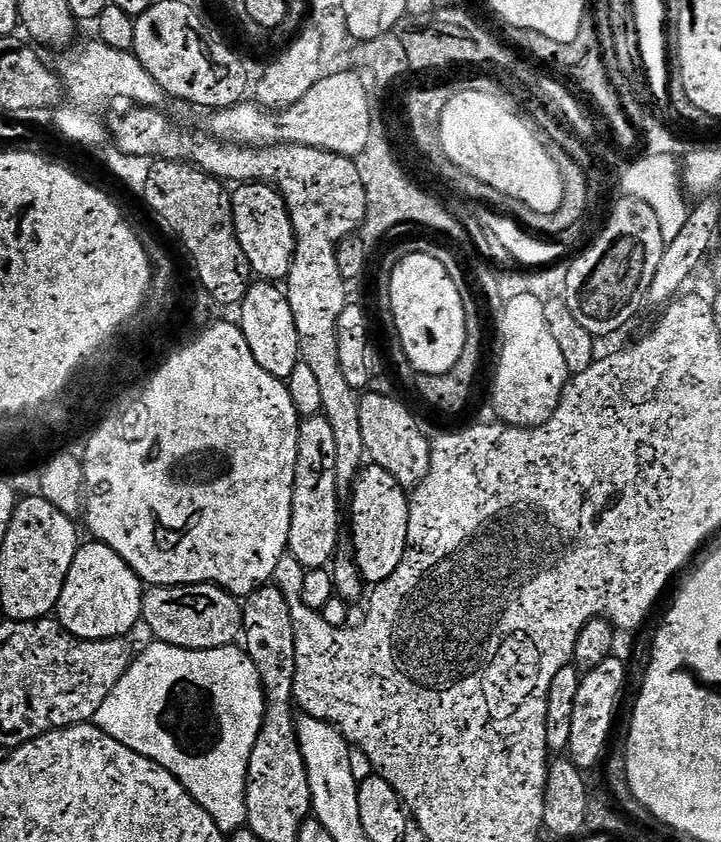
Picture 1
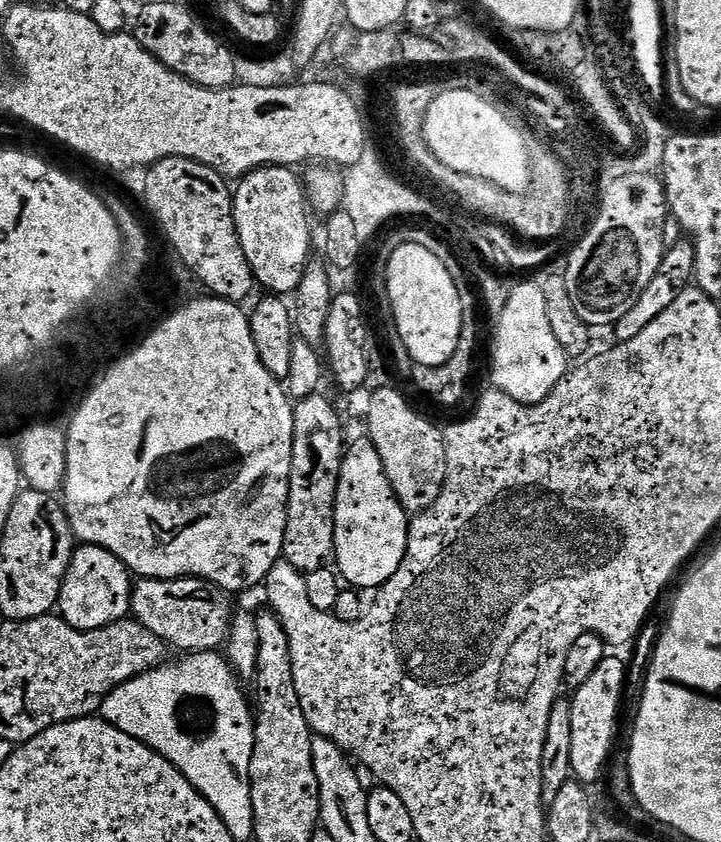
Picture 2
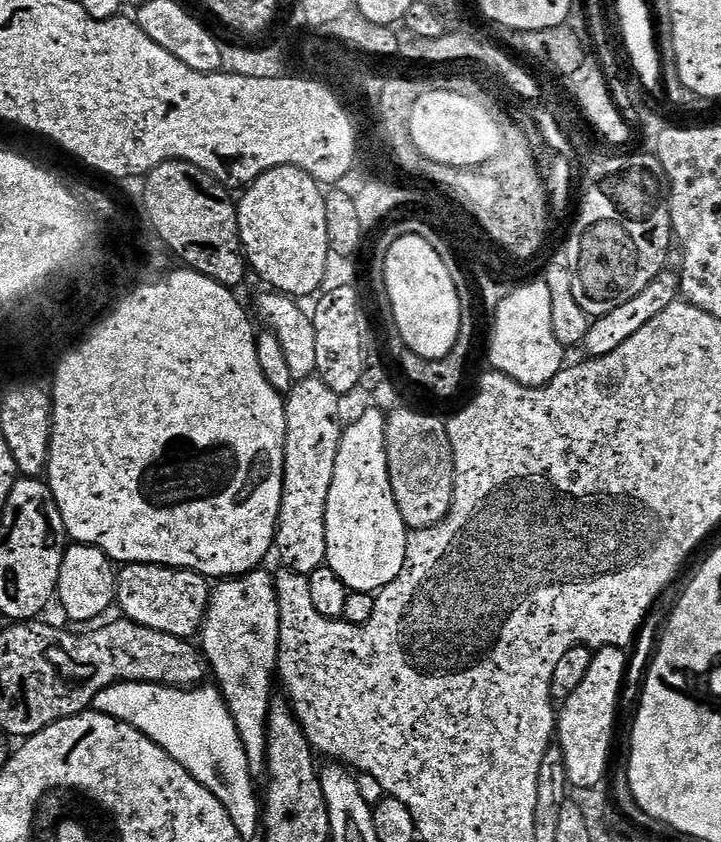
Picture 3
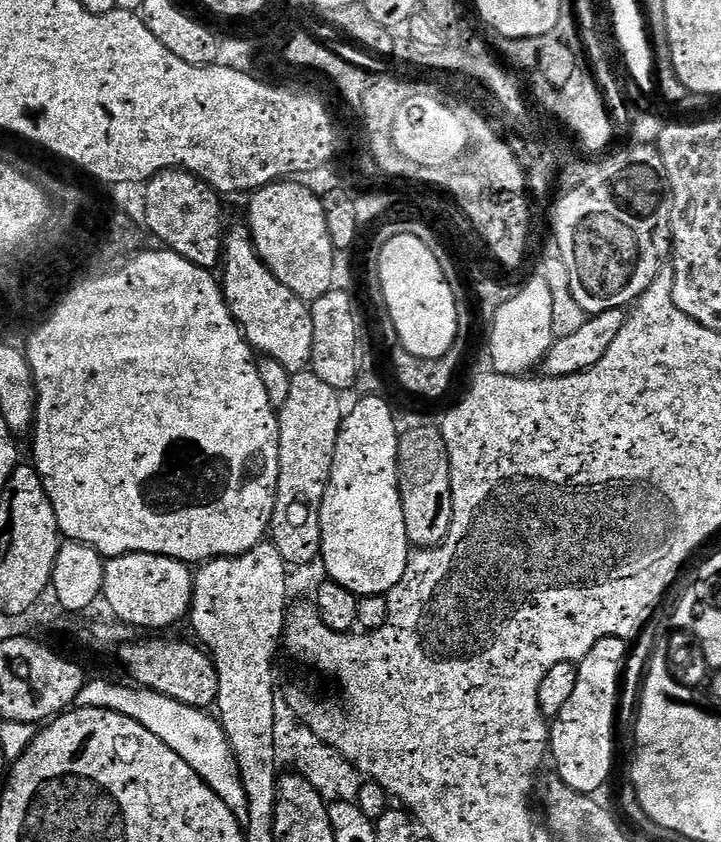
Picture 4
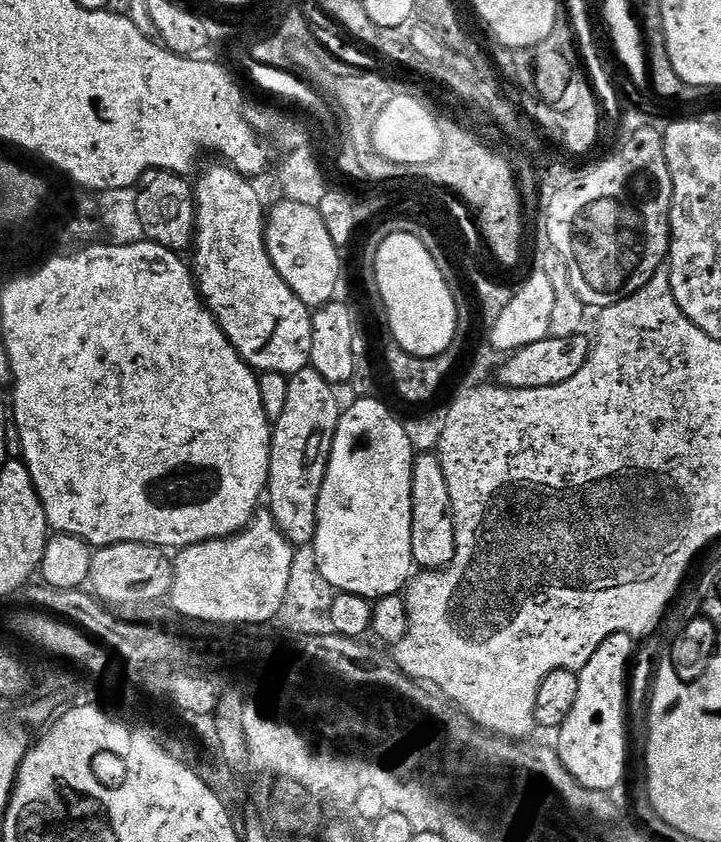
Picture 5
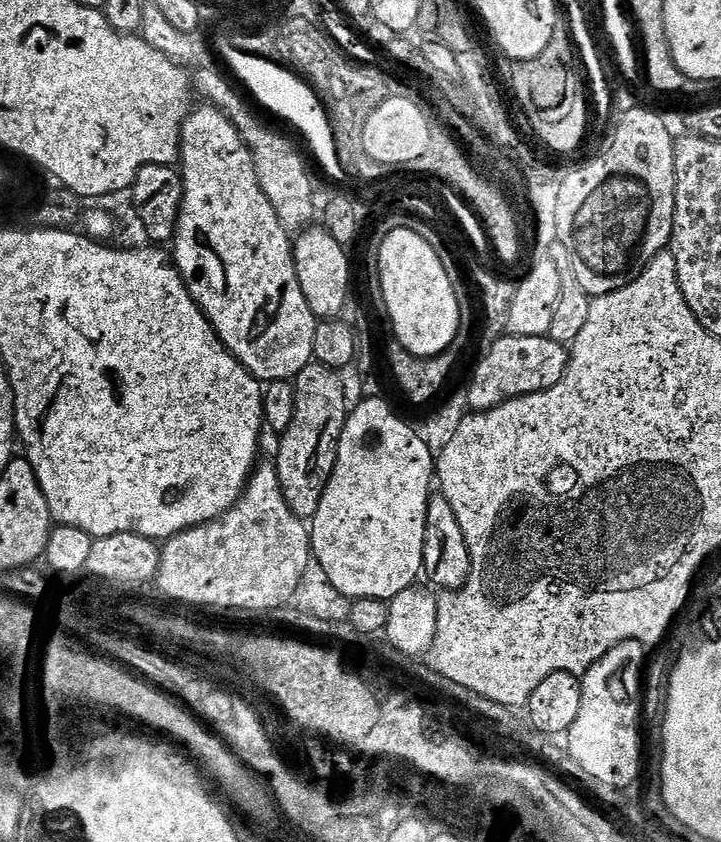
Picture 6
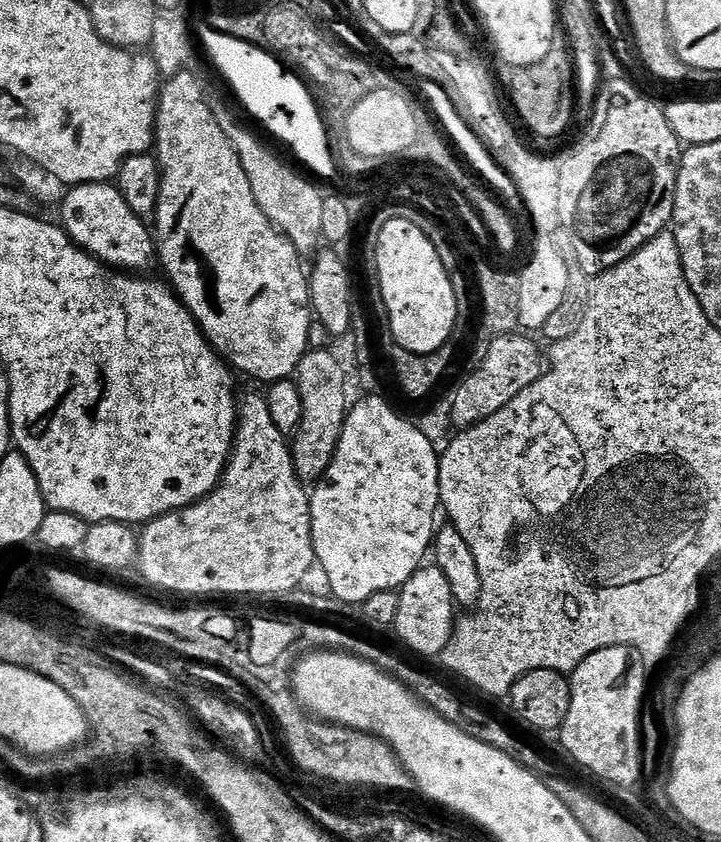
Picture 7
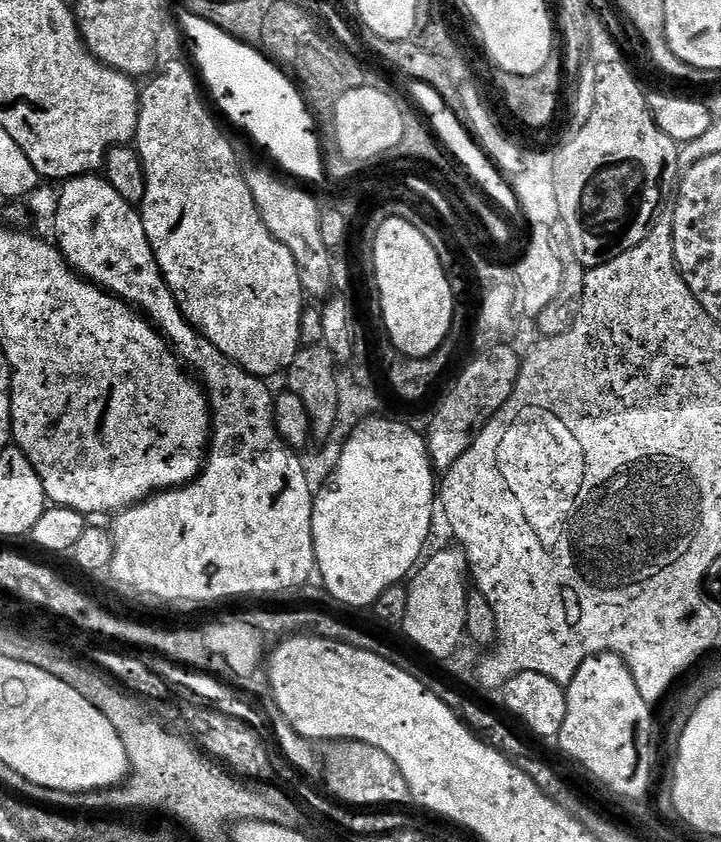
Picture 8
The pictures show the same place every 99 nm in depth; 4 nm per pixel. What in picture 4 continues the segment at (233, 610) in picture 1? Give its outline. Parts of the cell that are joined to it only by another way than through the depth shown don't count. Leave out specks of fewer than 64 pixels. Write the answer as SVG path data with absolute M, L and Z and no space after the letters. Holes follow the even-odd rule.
M131 552L105 559L102 598L110 602L117 621L143 628L168 628L192 610L194 572L169 556Z

